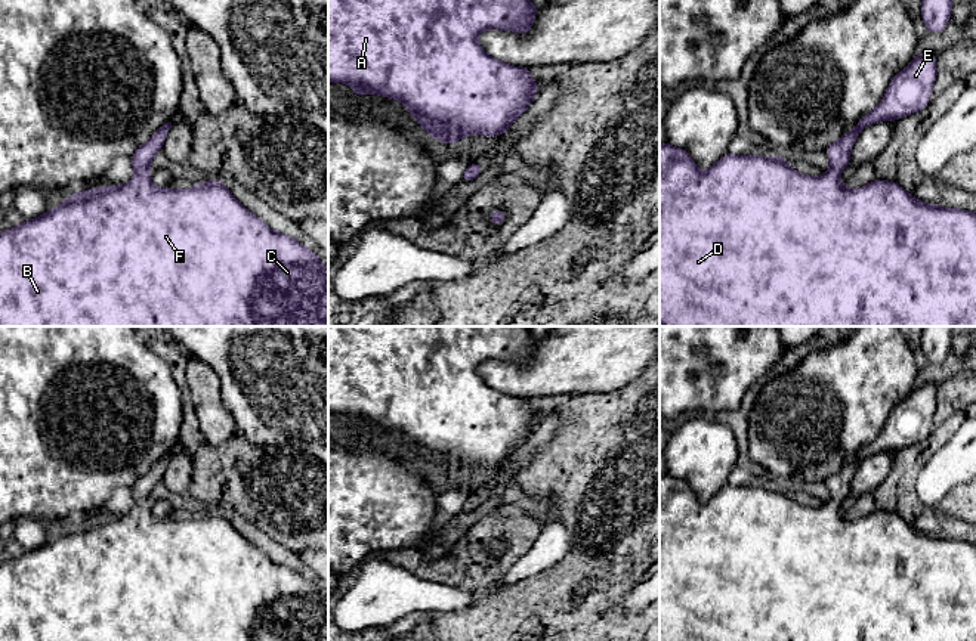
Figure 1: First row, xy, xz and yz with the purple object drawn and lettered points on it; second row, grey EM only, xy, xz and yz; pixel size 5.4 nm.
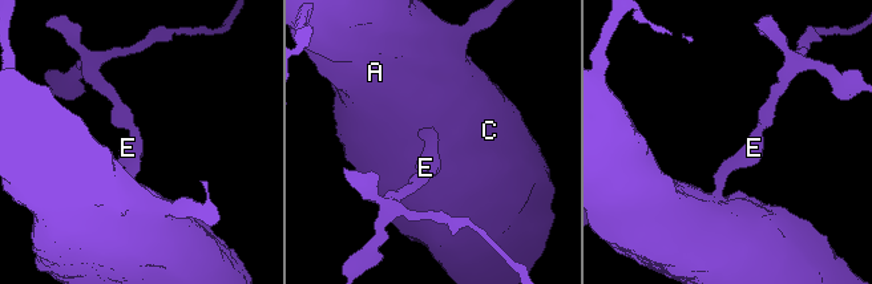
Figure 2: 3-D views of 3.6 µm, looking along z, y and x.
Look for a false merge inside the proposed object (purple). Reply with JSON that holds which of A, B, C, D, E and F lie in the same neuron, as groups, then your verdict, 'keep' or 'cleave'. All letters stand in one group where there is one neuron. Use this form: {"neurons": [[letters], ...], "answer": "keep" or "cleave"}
{"neurons": [["A", "B", "C", "D", "E", "F"]], "answer": "keep"}

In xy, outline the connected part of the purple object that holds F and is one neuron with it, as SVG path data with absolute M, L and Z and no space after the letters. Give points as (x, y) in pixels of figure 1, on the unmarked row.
M172 453L163 455L135 481L130 487L135 507L127 514L71 524L59 538L0 564L0 641L328 641L328 597L299 572L272 561L240 535L220 511L207 511L189 520L152 514L151 492L163 480L170 458Z

